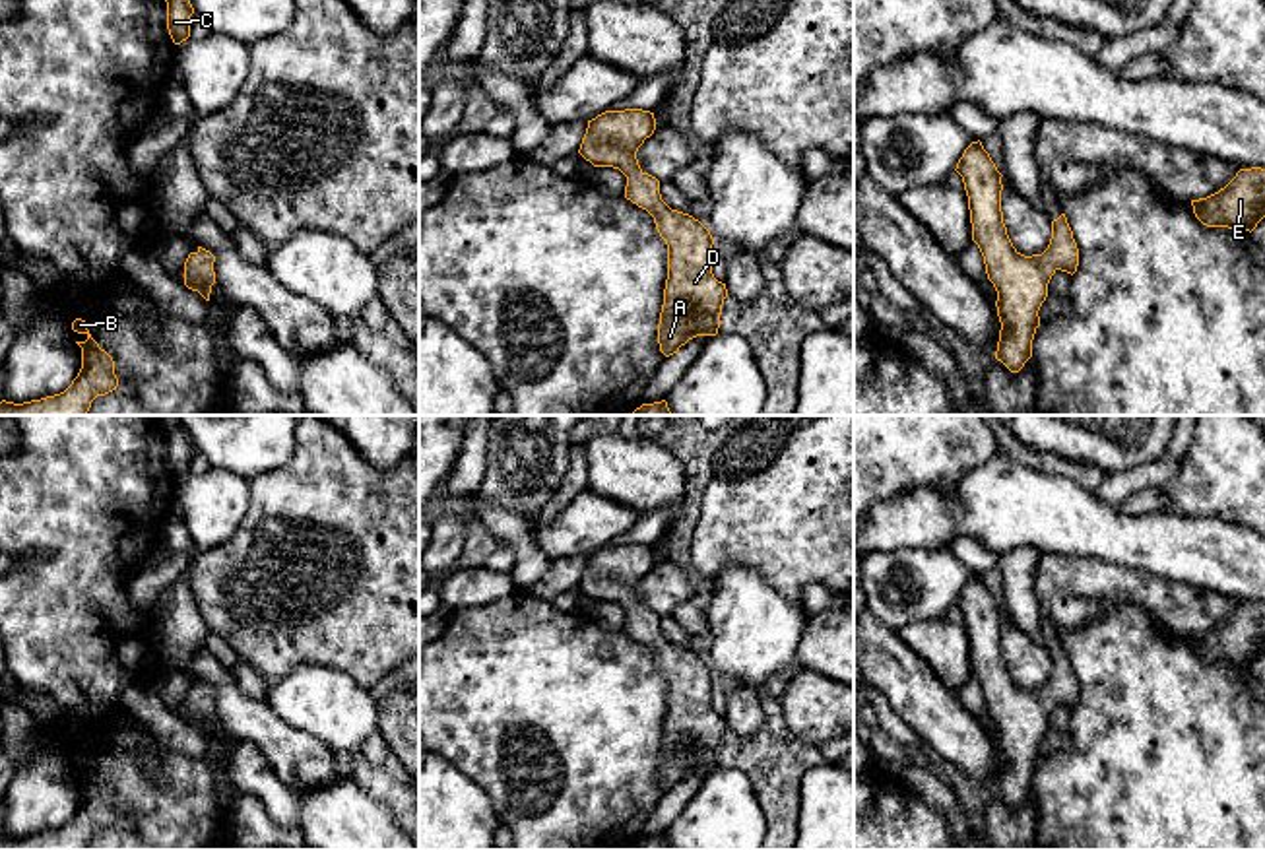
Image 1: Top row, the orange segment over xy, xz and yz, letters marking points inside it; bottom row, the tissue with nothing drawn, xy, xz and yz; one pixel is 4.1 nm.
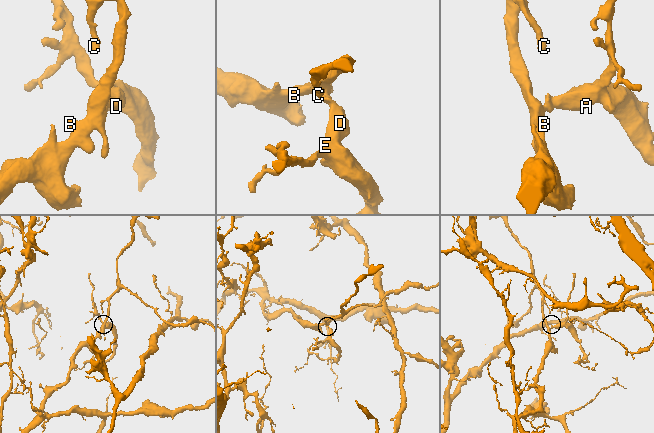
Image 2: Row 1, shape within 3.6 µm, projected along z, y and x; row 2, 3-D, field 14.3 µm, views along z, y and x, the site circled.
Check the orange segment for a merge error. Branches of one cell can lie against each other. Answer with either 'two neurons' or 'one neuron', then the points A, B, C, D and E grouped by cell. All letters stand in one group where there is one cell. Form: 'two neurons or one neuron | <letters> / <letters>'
one neuron | A B C D E

